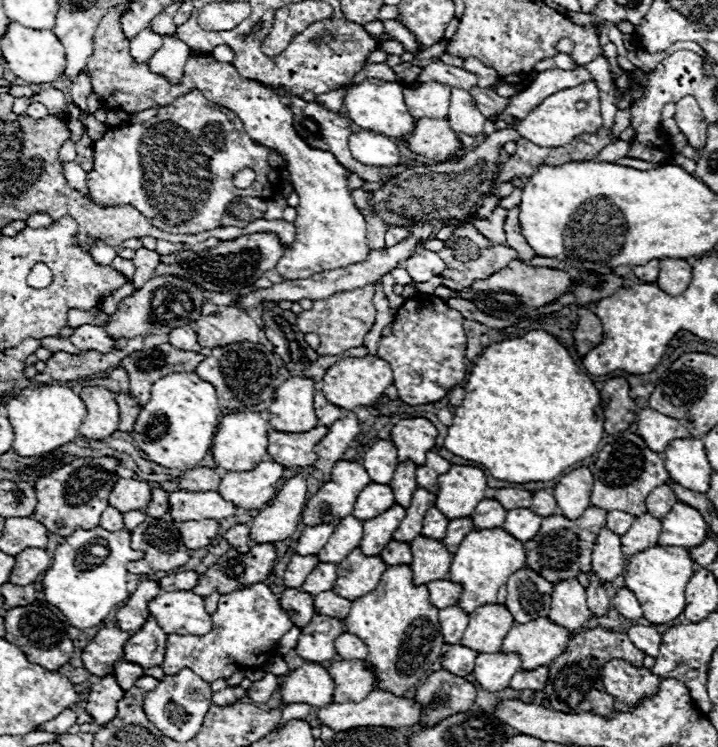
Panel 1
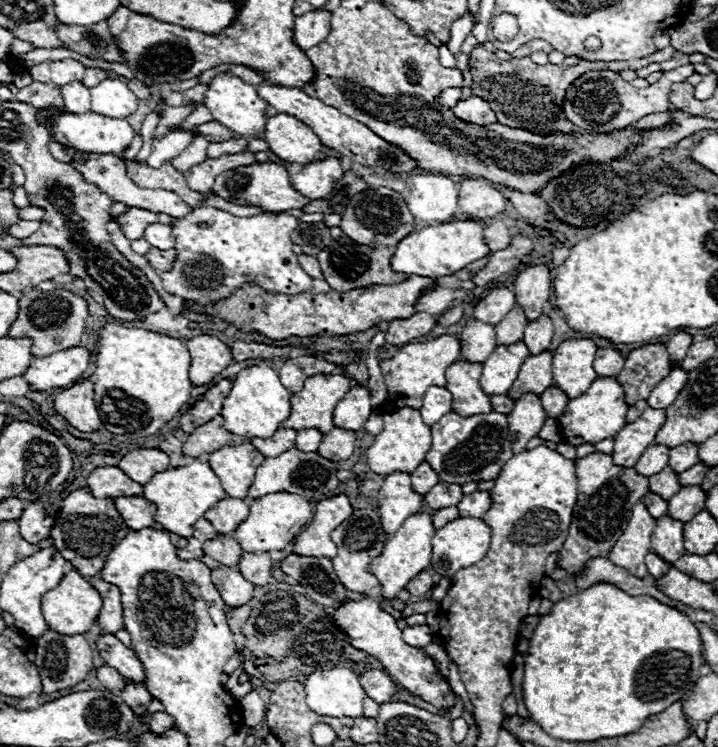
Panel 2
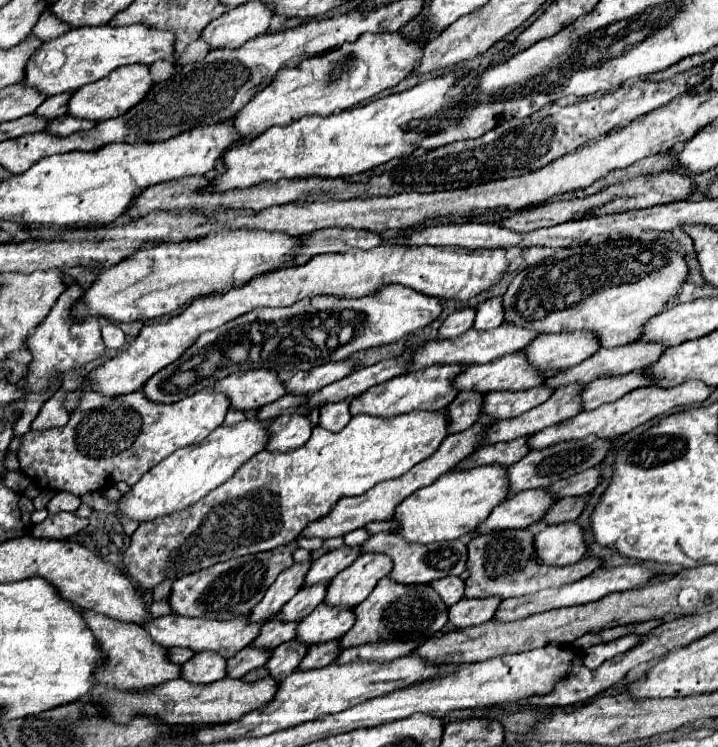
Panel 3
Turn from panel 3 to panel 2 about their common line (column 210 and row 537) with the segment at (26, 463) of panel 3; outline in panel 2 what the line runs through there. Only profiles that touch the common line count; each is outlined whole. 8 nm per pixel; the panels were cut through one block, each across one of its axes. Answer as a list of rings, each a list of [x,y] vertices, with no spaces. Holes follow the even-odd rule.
[[[414,514],[404,522],[404,526],[384,542],[384,550],[380,556],[376,556],[368,570],[376,574],[380,580],[380,594],[384,600],[394,600],[398,592],[424,568],[430,566],[432,562],[432,536],[434,536],[434,526],[432,526],[432,516],[430,514]]]

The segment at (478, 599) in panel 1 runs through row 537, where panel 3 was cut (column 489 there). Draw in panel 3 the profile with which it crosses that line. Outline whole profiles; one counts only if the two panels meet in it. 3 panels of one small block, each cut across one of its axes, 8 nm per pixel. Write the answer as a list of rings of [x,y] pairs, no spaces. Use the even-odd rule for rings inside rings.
[[[500,466],[472,468],[472,472],[446,472],[430,486],[424,486],[402,500],[388,522],[398,524],[398,528],[392,532],[402,536],[406,542],[432,544],[440,540],[456,540],[470,534],[496,504],[508,498],[506,484],[508,480],[504,480],[504,468]]]

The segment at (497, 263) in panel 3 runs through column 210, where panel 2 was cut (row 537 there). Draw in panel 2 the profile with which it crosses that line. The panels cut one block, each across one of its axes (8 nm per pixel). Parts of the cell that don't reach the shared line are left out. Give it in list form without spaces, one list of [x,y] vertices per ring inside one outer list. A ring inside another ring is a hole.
[[[344,494],[318,502],[312,522],[294,538],[294,552],[302,556],[334,558],[336,546],[330,540],[330,534],[348,516],[352,516],[352,506]]]

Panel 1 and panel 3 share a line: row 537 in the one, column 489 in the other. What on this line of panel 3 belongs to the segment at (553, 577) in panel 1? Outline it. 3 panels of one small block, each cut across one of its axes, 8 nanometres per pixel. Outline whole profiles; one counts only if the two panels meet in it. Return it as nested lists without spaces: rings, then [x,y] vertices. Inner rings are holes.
[[[526,528],[524,530],[508,530],[508,532],[492,532],[492,536],[490,534],[474,536],[470,540],[470,544],[468,544],[466,570],[470,574],[464,580],[464,586],[466,586],[464,596],[466,598],[488,598],[488,596],[500,596],[500,594],[502,594],[502,598],[510,598],[512,594],[526,596],[526,594],[546,590],[546,588],[552,588],[552,586],[558,588],[558,586],[564,586],[564,584],[572,584],[572,582],[580,580],[580,576],[592,574],[598,566],[600,566],[598,558],[584,558],[584,560],[580,560],[580,562],[576,562],[572,566],[564,566],[564,568],[556,568],[556,570],[552,570],[552,566],[538,566],[534,562],[534,534],[530,530],[526,530]]]

